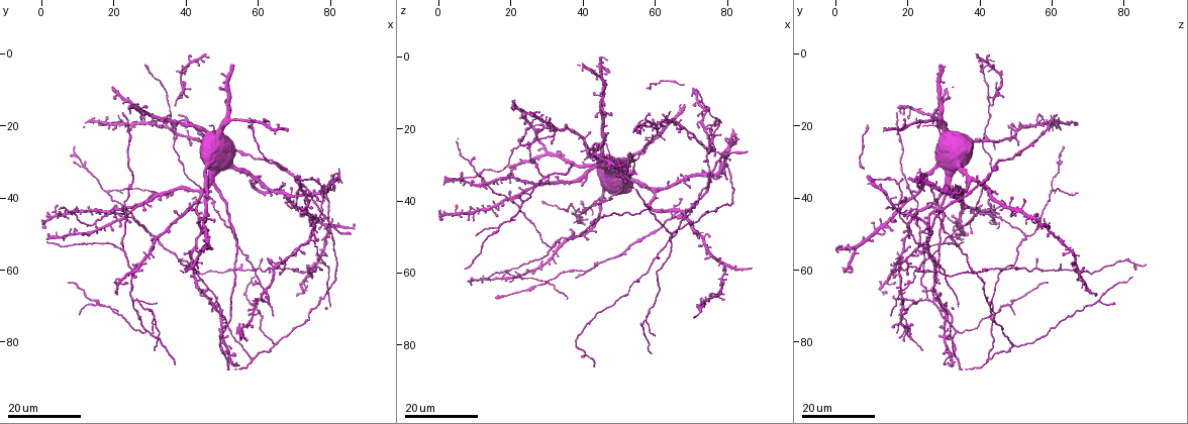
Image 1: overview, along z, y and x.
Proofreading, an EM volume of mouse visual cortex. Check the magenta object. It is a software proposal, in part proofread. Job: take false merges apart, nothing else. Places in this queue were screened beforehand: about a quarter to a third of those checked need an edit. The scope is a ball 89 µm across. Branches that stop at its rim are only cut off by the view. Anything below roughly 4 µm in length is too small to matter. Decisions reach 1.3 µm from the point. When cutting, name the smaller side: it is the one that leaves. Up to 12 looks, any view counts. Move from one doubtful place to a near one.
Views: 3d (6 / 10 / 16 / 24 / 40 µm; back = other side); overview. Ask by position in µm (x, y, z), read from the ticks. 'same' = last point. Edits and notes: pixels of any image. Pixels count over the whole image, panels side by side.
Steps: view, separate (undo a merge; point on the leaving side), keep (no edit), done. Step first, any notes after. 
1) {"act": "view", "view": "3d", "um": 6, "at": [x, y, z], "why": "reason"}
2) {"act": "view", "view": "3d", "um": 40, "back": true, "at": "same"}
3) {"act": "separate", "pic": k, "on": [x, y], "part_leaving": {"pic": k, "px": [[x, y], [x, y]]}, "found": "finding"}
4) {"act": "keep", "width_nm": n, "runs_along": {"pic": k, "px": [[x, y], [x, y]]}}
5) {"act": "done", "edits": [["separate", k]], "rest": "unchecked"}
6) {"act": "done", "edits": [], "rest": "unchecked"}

{"act": "view", "view": "3d", "um": 16, "at": [31.5, 51.0, 53.0], "why": "branch point"}

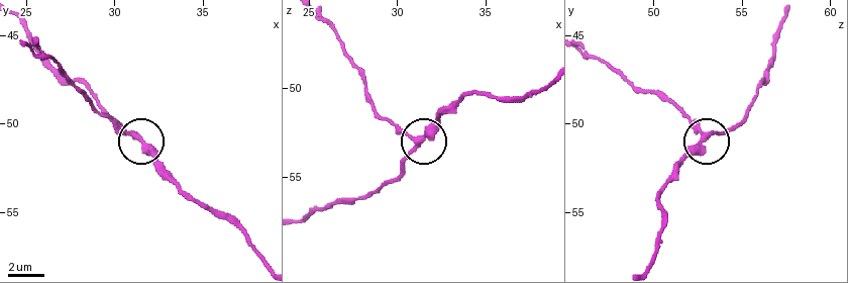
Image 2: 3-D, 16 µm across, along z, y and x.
{"act": "view", "view": "3d", "um": 10, "at": [30.9, 50.5, 53.3], "why": "zoom in"}

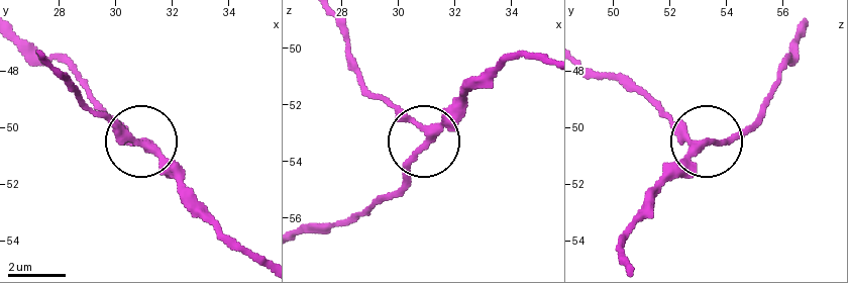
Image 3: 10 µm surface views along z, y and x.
{"act": "keep", "side_arm_um": 43, "runs_along": {"pic": 3, "px": [[41, 56], [140, 143], [102, 109]]}, "found": "all the same neuron"}

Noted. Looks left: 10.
{"act": "view", "view": "3d", "um": 16, "at": [9.0, 43.0, 29.0], "why": "sudden change in width"}

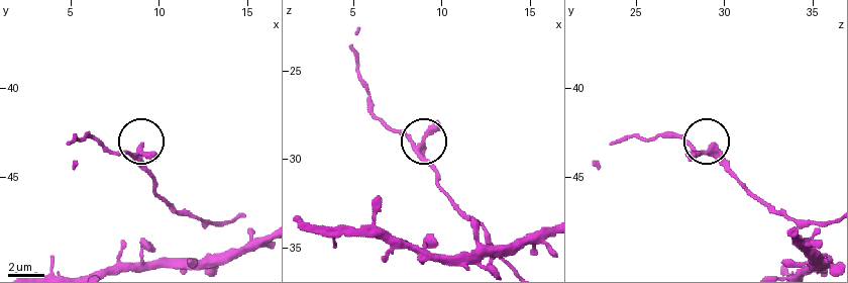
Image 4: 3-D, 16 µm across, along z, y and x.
{"act": "view", "view": "3d", "um": 6, "at": [8.4, 43.8, 29.3]}

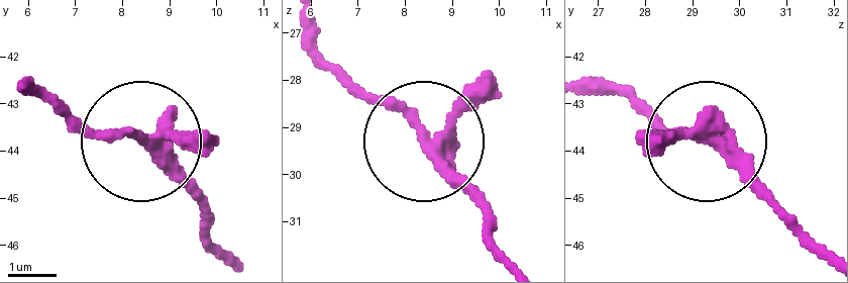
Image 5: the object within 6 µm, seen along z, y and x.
{"act": "keep", "arms": 3, "found": "continuous, no second neuron"}

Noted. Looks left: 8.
{"act": "view", "view": "3d", "um": 16, "at": [16.0, 69.5, 48.5], "why": "small branch off a trunk"}

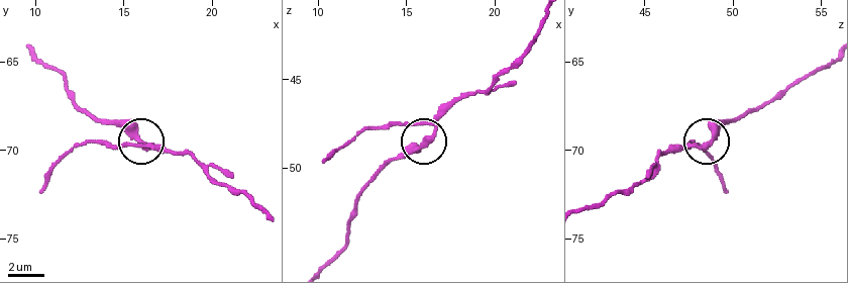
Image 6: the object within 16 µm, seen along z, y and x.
{"act": "view", "view": "3d", "um": 6, "at": [16.6, 69.8, 47.7]}

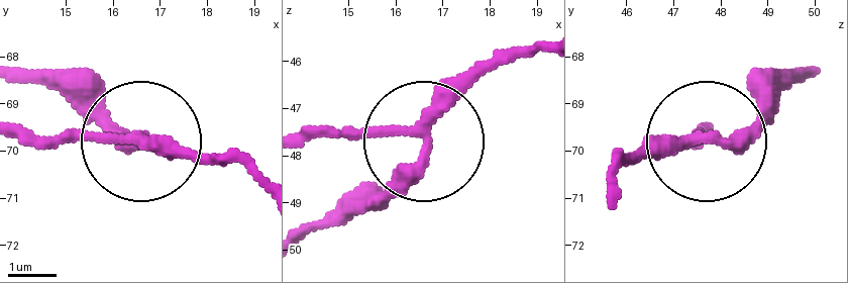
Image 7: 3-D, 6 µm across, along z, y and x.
{"act": "view", "view": "3d", "um": 6, "back": true, "at": [16.60, 69.80, 47.80]}

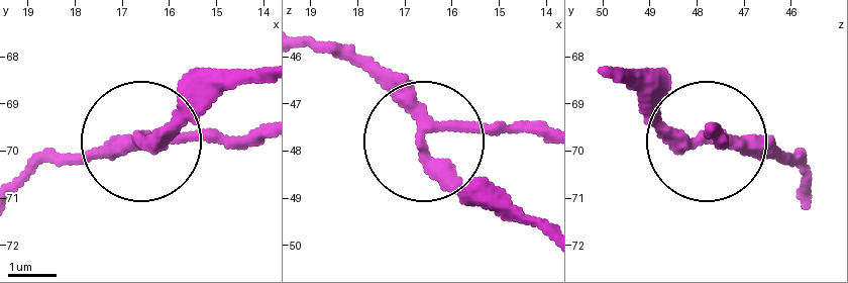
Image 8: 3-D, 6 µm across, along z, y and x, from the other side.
{"act": "keep", "width_nm": 240, "runs_along": {"pic": 8, "px": [[812, 187], [796, 164], [715, 139]]}, "found": "one neuron here"}

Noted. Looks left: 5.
{"act": "view", "view": "3d", "um": 16, "at": [58.0, 68.5, 73.0], "why": "small branch off a trunk"}

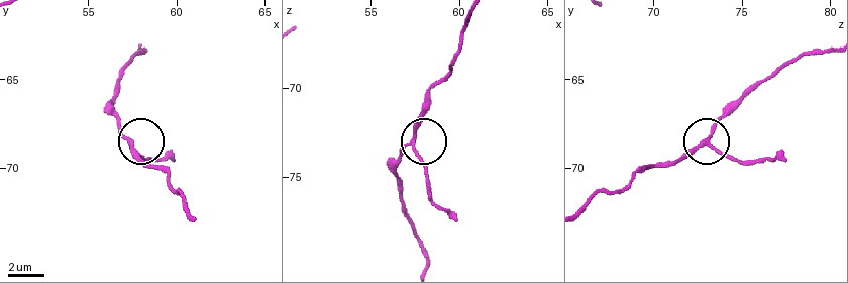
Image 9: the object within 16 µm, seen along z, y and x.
{"act": "view", "view": "3d", "um": 10, "at": [57.4, 68.5, 73.1]}

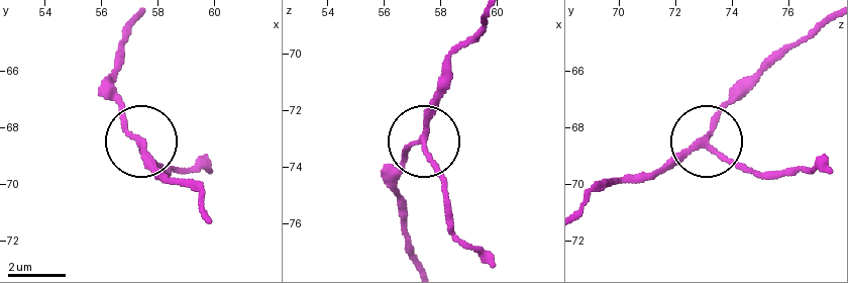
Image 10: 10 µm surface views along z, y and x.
{"act": "keep", "arms": 3, "runs_along": {"pic": 10, "px": [[587, 198], [703, 146], [758, 174]]}, "found": "one neuron here"}

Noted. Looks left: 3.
{"act": "view", "view": "3d", "um": 16, "at": [76.5, 57.0, 26.5], "why": "side arm on a straight run"}

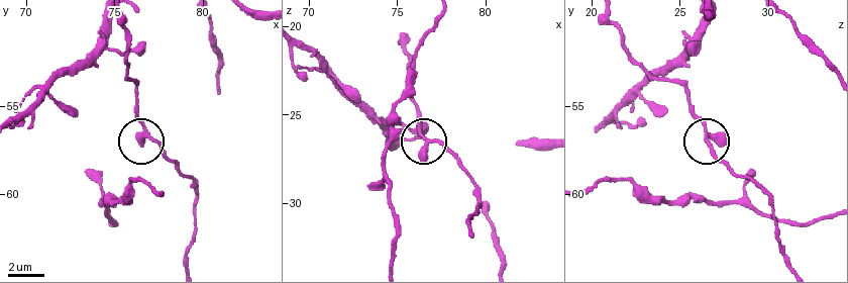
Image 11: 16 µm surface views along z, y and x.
{"act": "view", "view": "3d", "um": 10, "at": [76.8, 56.7, 26.4]}

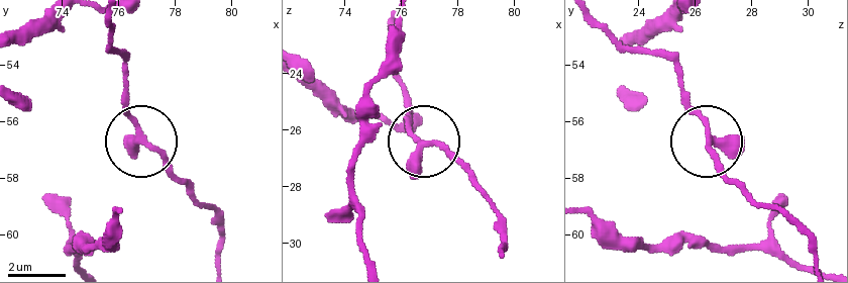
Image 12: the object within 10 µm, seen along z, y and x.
{"act": "keep", "arms": 3, "runs_along": {"pic": 12, "px": [[597, 18], [626, 44], [669, 62], [708, 144], [753, 197]]}, "found": "all the same neuron"}

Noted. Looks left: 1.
{"act": "done", "edits": [], "rest": "unchecked"}

